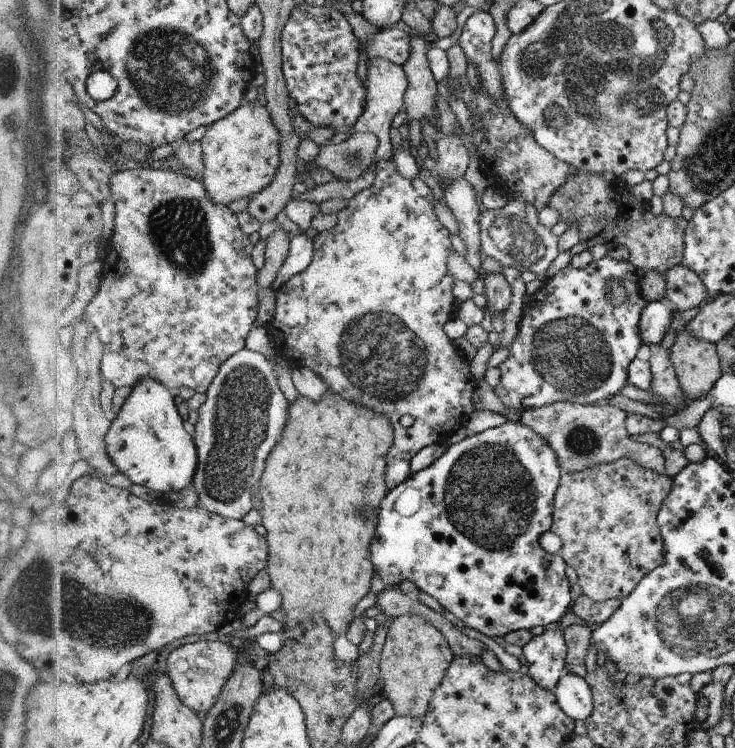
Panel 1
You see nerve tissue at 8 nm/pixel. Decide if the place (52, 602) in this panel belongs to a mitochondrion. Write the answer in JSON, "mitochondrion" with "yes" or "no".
{"mitochondrion":"yes"}

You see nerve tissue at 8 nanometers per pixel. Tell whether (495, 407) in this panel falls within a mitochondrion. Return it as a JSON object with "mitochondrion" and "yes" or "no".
{"mitochondrion":"no"}

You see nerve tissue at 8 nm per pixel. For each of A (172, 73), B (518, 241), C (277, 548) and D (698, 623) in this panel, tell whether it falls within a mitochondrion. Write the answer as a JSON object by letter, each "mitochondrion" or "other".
{"A":"mitochondrion","B":"mitochondrion","C":"other","D":"mitochondrion"}

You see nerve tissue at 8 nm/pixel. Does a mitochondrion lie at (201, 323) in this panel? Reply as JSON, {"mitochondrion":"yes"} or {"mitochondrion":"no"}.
{"mitochondrion":"no"}

